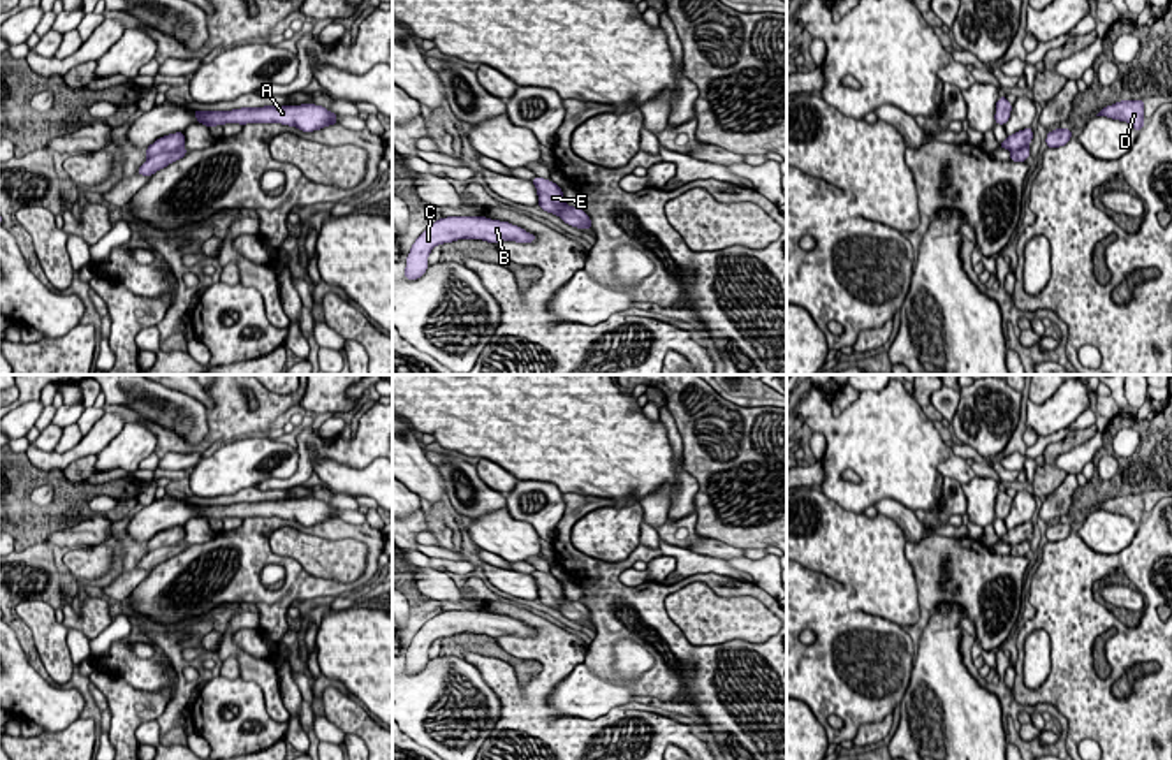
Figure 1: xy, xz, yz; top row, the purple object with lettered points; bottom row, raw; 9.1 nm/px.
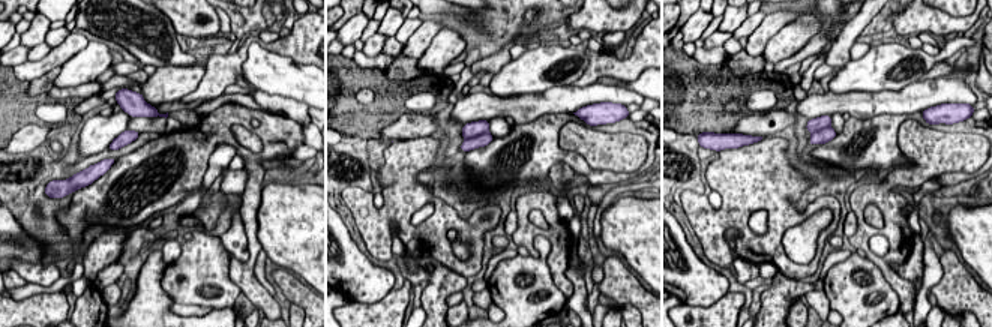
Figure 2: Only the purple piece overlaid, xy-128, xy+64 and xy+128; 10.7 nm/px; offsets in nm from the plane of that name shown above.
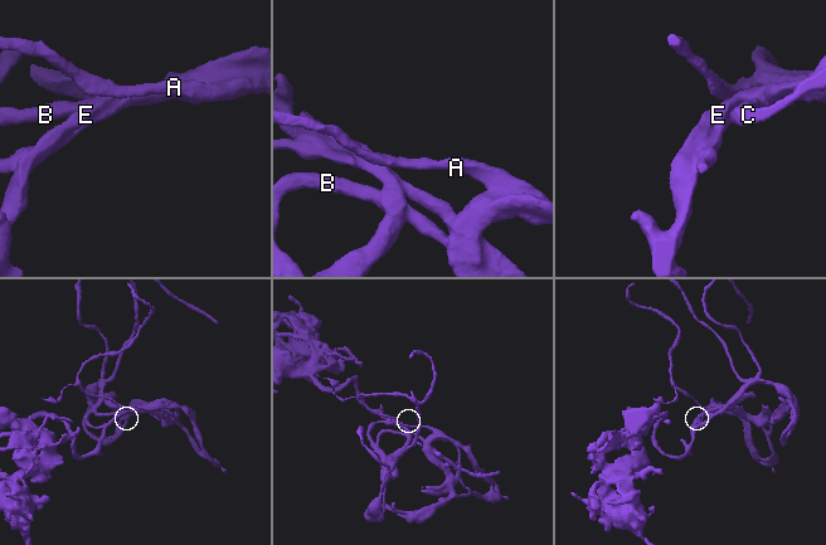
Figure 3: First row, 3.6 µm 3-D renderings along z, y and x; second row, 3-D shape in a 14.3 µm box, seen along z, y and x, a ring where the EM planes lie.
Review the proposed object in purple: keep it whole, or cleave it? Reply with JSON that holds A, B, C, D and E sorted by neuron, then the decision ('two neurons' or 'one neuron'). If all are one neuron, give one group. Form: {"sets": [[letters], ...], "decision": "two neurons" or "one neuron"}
{"sets": [["A", "B", "C", "D", "E"]], "decision": "one neuron"}

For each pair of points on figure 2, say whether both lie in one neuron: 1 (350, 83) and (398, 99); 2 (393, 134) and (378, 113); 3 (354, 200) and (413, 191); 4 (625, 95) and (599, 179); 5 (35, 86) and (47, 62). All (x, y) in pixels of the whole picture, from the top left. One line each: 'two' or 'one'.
1: one
2: two
3: one
4: two
5: two

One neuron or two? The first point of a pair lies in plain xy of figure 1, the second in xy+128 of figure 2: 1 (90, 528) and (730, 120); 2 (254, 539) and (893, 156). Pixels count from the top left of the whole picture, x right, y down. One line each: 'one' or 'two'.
1: two
2: one

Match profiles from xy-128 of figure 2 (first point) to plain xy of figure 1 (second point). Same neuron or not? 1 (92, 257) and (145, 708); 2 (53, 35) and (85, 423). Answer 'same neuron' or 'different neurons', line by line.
1: same neuron
2: same neuron

